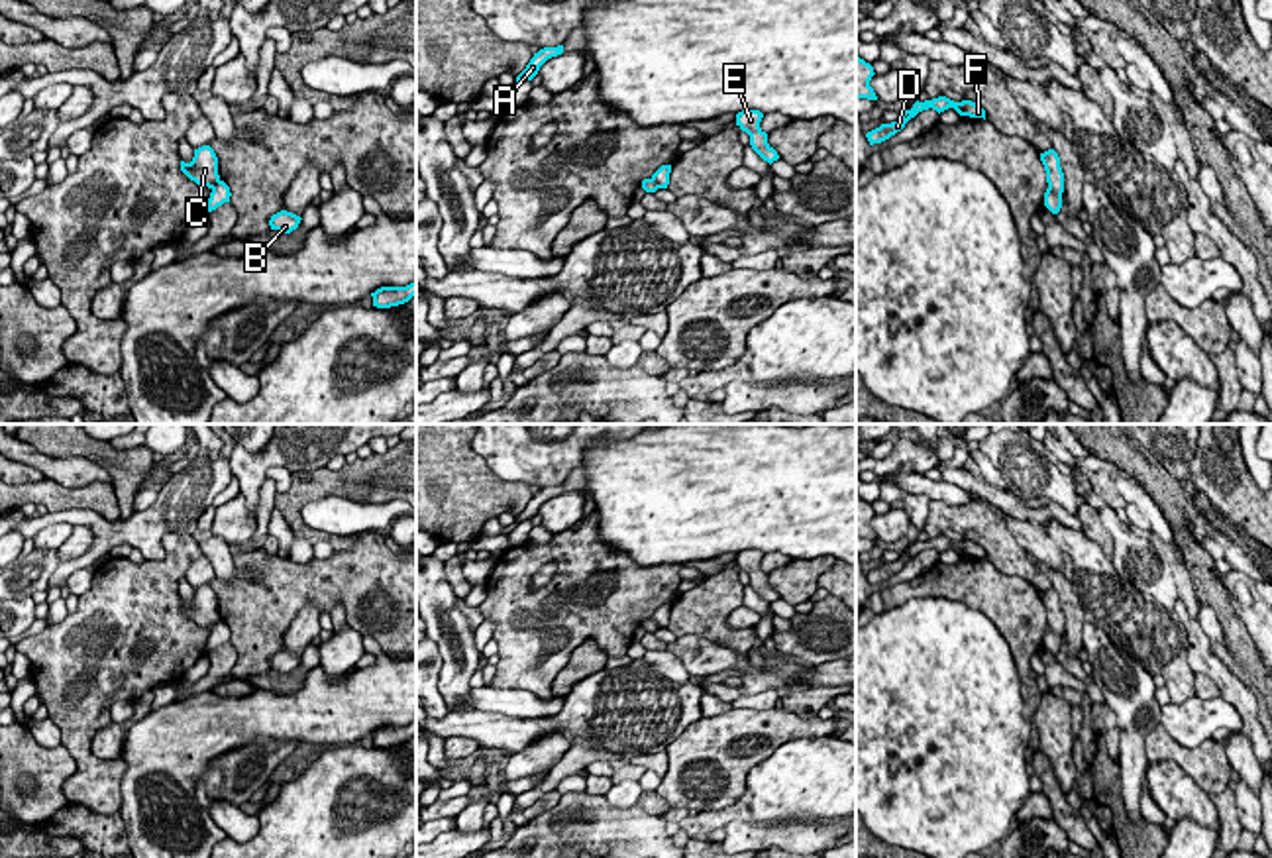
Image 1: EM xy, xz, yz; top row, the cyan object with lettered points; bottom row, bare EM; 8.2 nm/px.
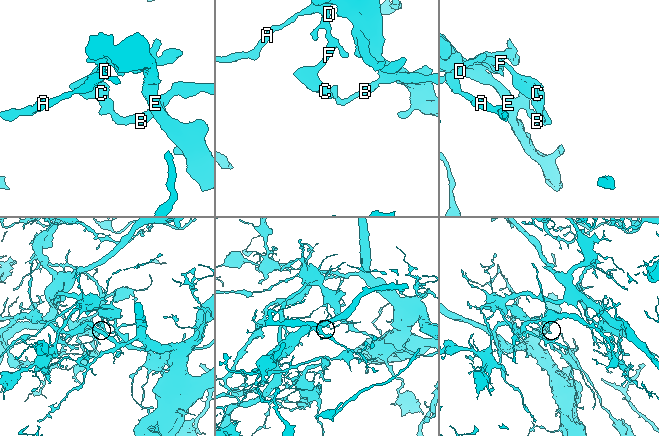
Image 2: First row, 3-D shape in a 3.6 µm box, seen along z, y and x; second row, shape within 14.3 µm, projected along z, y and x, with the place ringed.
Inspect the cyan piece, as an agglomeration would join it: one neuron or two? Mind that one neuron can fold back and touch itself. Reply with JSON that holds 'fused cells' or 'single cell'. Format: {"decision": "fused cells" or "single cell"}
{"decision": "fused cells"}

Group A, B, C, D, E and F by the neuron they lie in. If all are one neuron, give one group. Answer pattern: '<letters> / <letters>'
A C D F / B E

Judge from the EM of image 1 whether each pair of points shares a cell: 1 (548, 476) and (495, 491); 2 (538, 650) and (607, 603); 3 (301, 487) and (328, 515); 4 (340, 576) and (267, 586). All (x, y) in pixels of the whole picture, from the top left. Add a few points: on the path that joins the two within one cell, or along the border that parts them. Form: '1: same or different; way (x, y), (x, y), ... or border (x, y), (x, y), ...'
1: different; border (485, 458), (485, 464), (499, 478), (529, 485)
2: same; way (556, 633), (589, 603)
3: different; border (358, 501), (322, 495), (303, 507), (301, 519)
4: same; way (322, 582), (285, 586)

